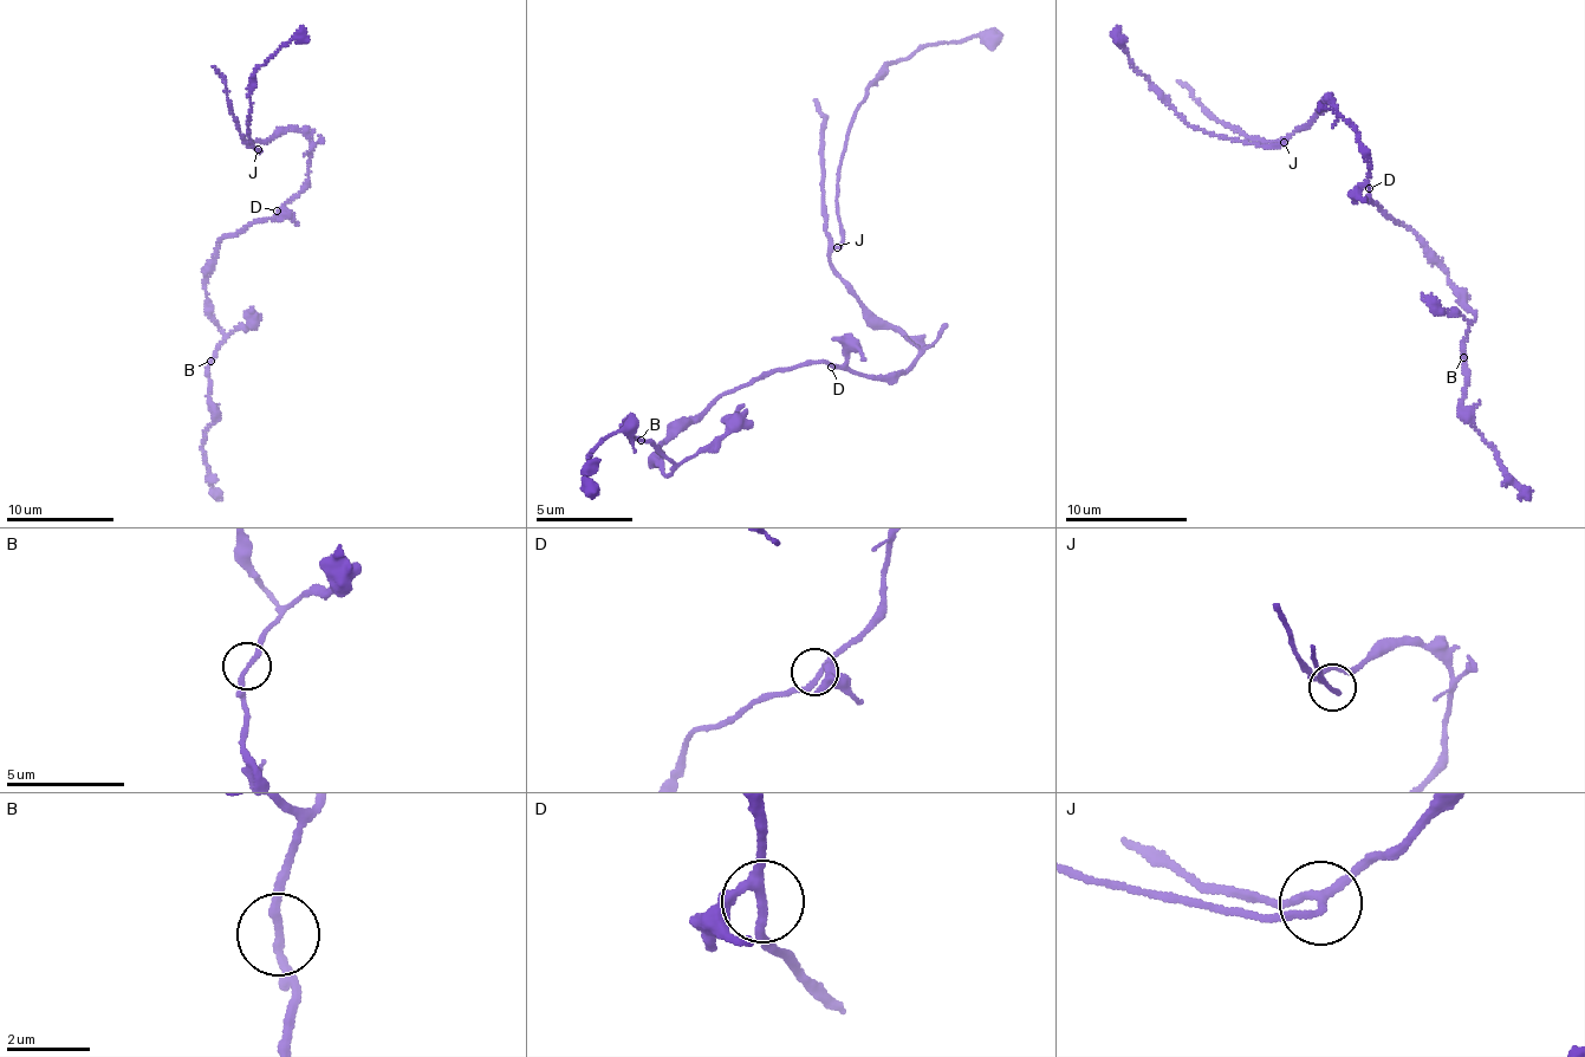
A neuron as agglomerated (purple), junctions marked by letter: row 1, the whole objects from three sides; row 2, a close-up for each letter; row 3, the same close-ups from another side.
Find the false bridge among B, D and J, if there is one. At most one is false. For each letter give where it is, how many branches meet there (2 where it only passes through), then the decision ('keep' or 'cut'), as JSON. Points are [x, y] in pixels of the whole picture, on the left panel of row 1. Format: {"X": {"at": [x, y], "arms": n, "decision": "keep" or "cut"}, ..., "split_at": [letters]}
{"B": {"at": [210, 361], "arms": 2, "decision": "keep"}, "D": {"at": [277, 211], "arms": 3, "decision": "keep"}, "J": {"at": [258, 149], "arms": 3, "decision": "keep"}, "split_at": []}

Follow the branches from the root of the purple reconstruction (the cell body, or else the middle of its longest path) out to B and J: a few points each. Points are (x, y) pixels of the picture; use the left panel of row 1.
B: (280, 211), (272, 219), (259, 219), (226, 235), (213, 258), (206, 285), (208, 311), (223, 337), (210, 362)
J: (280, 211), (309, 177), (310, 141), (300, 133), (285, 130), (266, 141), (260, 140), (253, 146), (258, 149)

